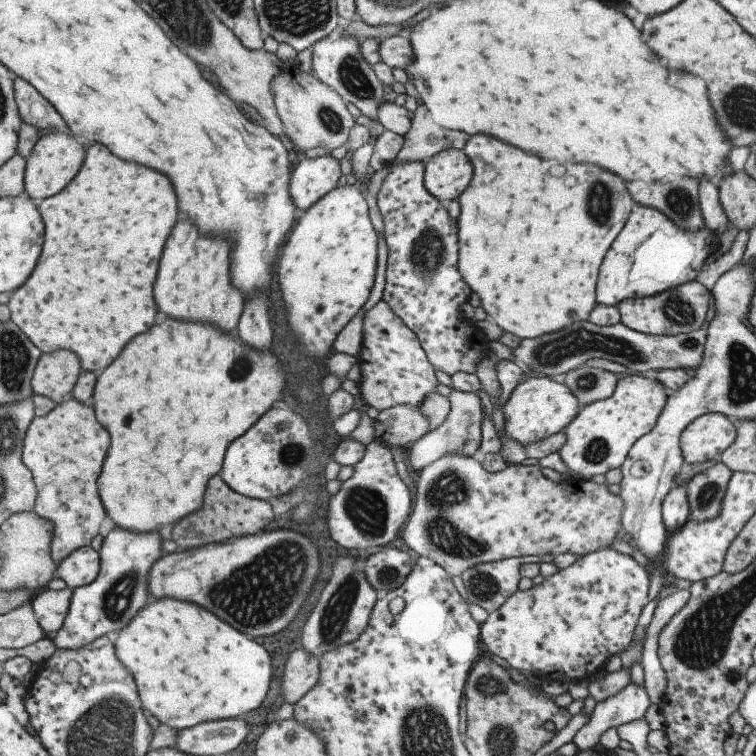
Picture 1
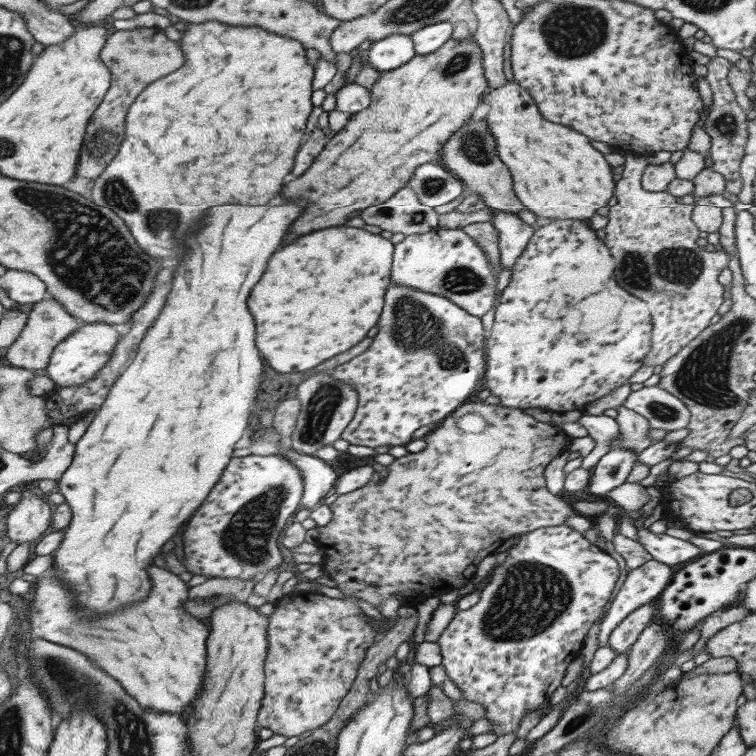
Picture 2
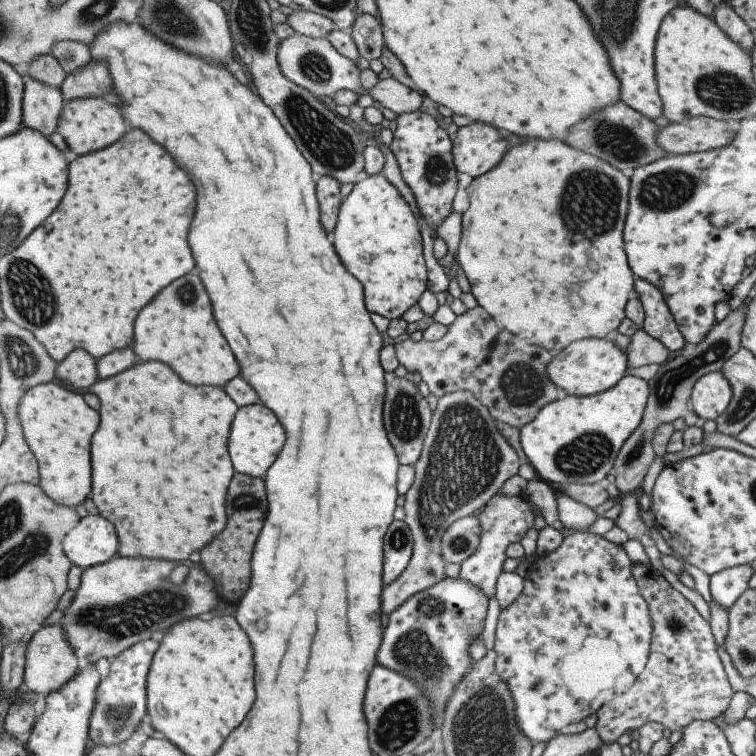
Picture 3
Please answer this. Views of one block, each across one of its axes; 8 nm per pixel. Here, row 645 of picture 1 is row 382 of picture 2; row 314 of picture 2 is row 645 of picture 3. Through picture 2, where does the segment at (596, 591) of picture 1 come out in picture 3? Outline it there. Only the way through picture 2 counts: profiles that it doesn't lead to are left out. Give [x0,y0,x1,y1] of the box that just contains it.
[492,531,652,745]

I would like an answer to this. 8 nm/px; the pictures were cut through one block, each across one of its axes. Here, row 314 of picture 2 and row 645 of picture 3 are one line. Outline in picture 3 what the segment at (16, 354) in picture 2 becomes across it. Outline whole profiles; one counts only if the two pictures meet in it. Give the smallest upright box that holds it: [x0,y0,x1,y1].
[22,623,77,696]

